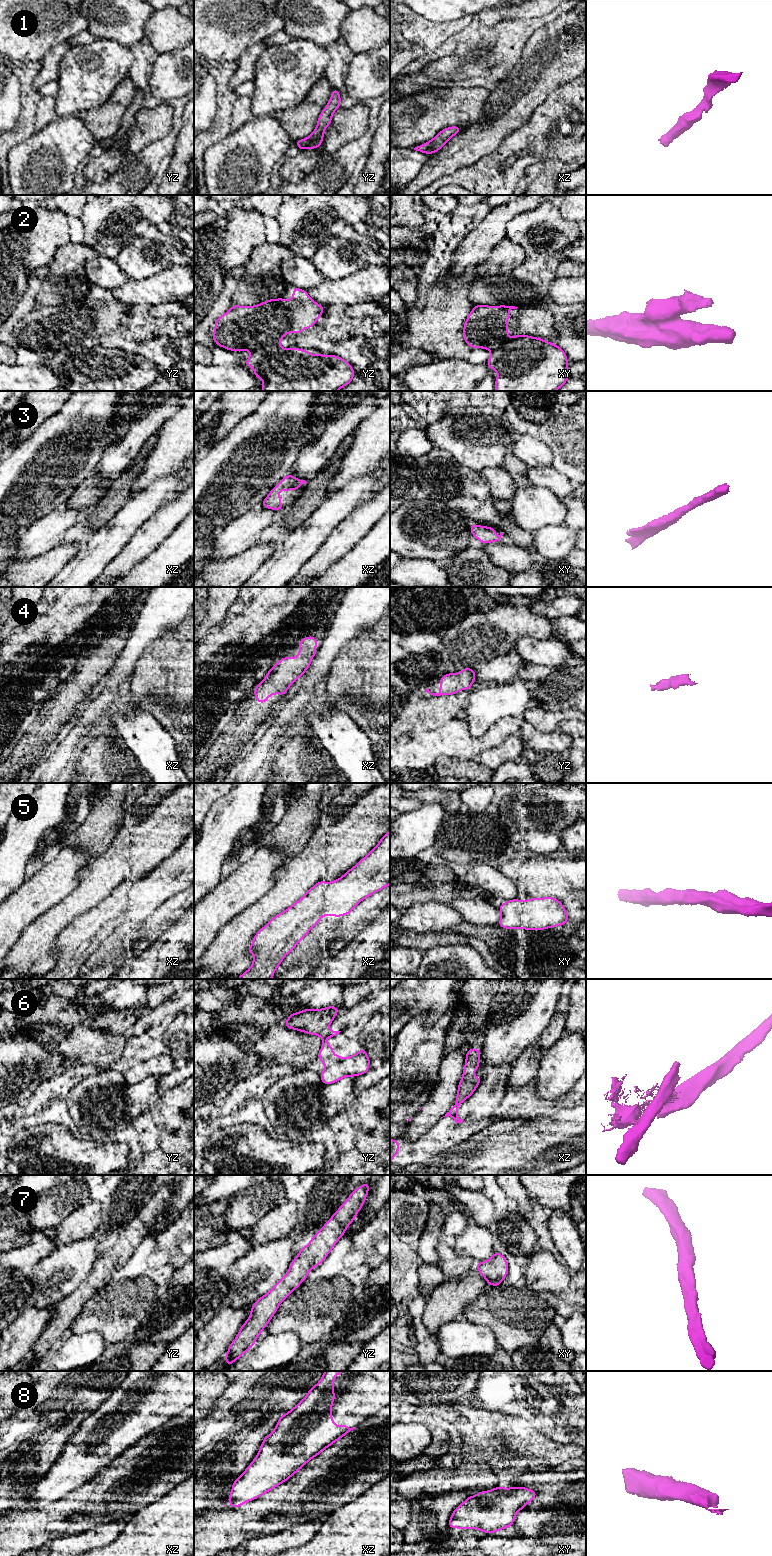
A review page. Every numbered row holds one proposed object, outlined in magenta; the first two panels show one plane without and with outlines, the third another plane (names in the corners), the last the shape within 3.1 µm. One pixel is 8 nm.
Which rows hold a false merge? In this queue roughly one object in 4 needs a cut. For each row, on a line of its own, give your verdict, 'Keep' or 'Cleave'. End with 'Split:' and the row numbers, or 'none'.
1: Keep
2: Cleave
3: Keep
4: Keep
5: Keep
6: Cleave
7: Keep
8: Keep
Split: 2, 6

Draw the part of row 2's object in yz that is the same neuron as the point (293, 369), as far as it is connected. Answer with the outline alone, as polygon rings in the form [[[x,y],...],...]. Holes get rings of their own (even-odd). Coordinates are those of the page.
[[[239,326],[231,329],[240,330],[245,336],[246,350],[251,353],[245,365],[253,367],[254,376],[263,380],[263,391],[337,391],[351,383],[355,376],[351,364],[336,355],[324,356],[317,353],[313,356],[308,350],[284,349],[279,342],[262,345],[254,338],[253,333],[244,333]]]

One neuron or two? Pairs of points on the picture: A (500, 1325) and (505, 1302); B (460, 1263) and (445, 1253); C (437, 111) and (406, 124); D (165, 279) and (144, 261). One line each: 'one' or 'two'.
A: one
B: one
C: one
D: two

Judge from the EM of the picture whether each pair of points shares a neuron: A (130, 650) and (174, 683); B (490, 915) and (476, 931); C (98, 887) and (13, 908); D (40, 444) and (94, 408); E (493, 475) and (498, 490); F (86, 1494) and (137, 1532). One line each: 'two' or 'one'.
A: two
B: two
C: two
D: one
E: one
F: two

